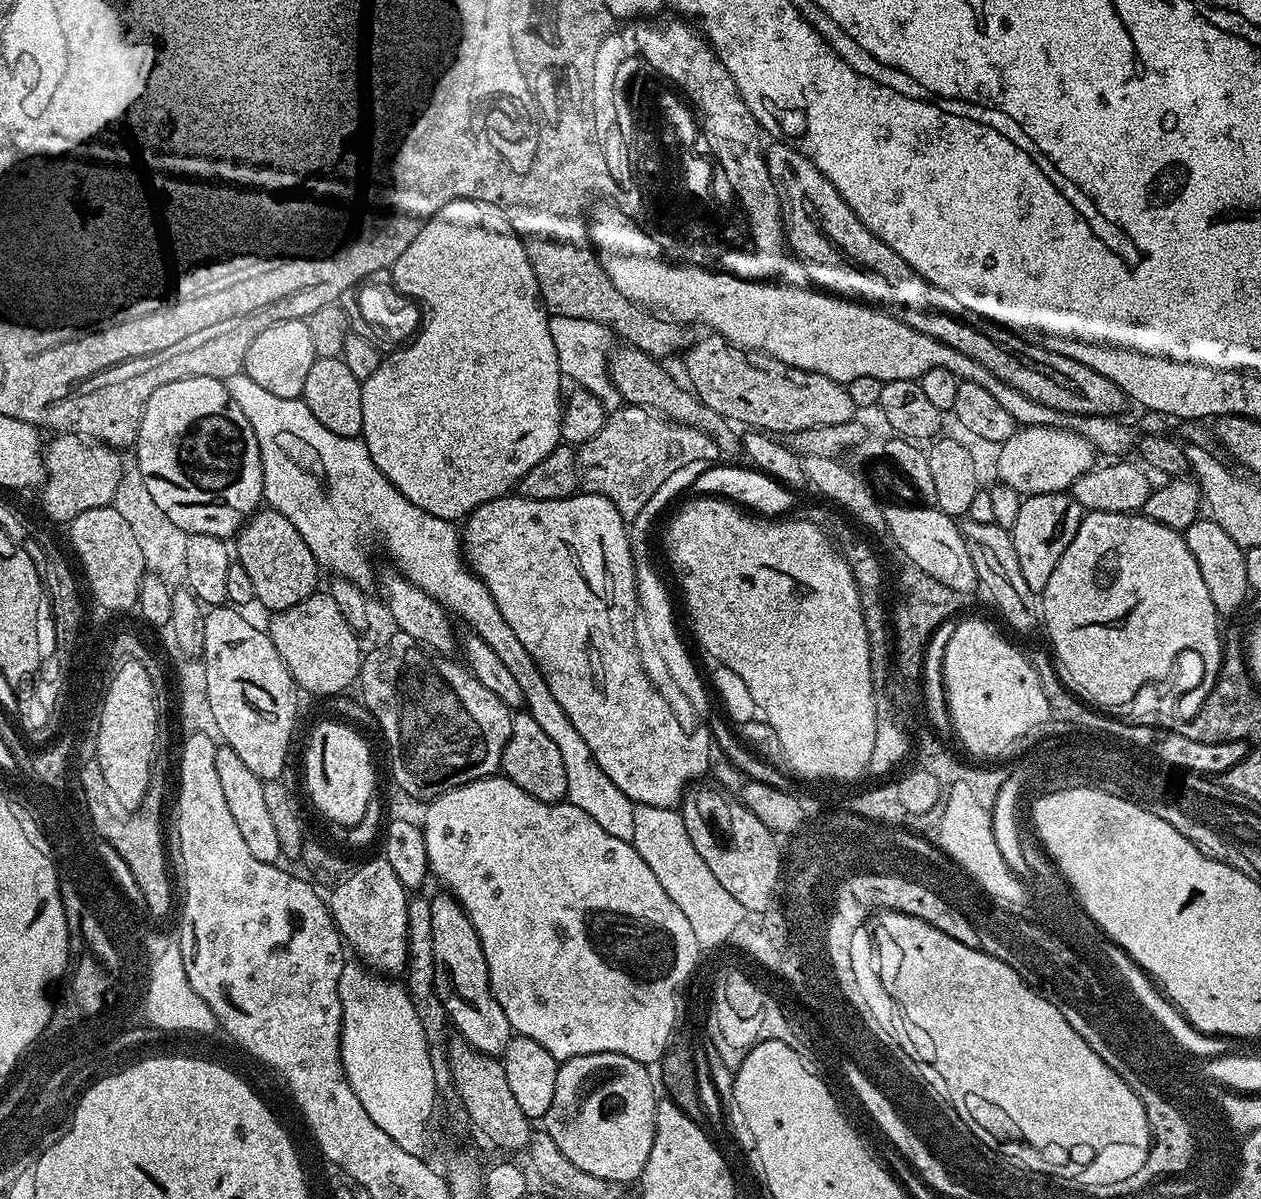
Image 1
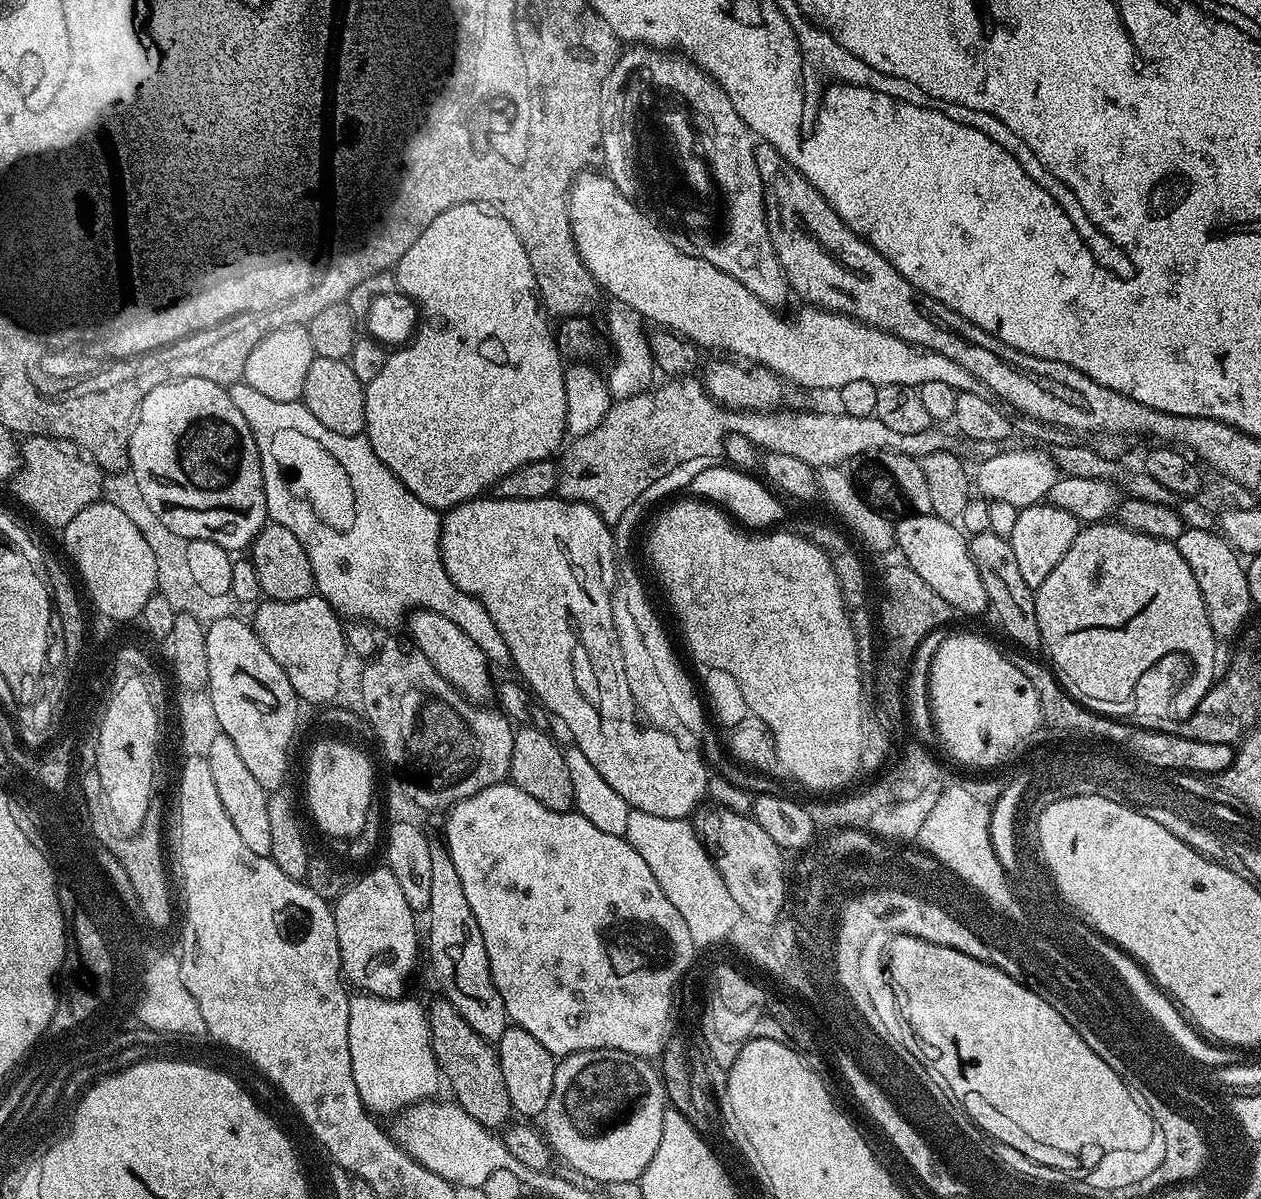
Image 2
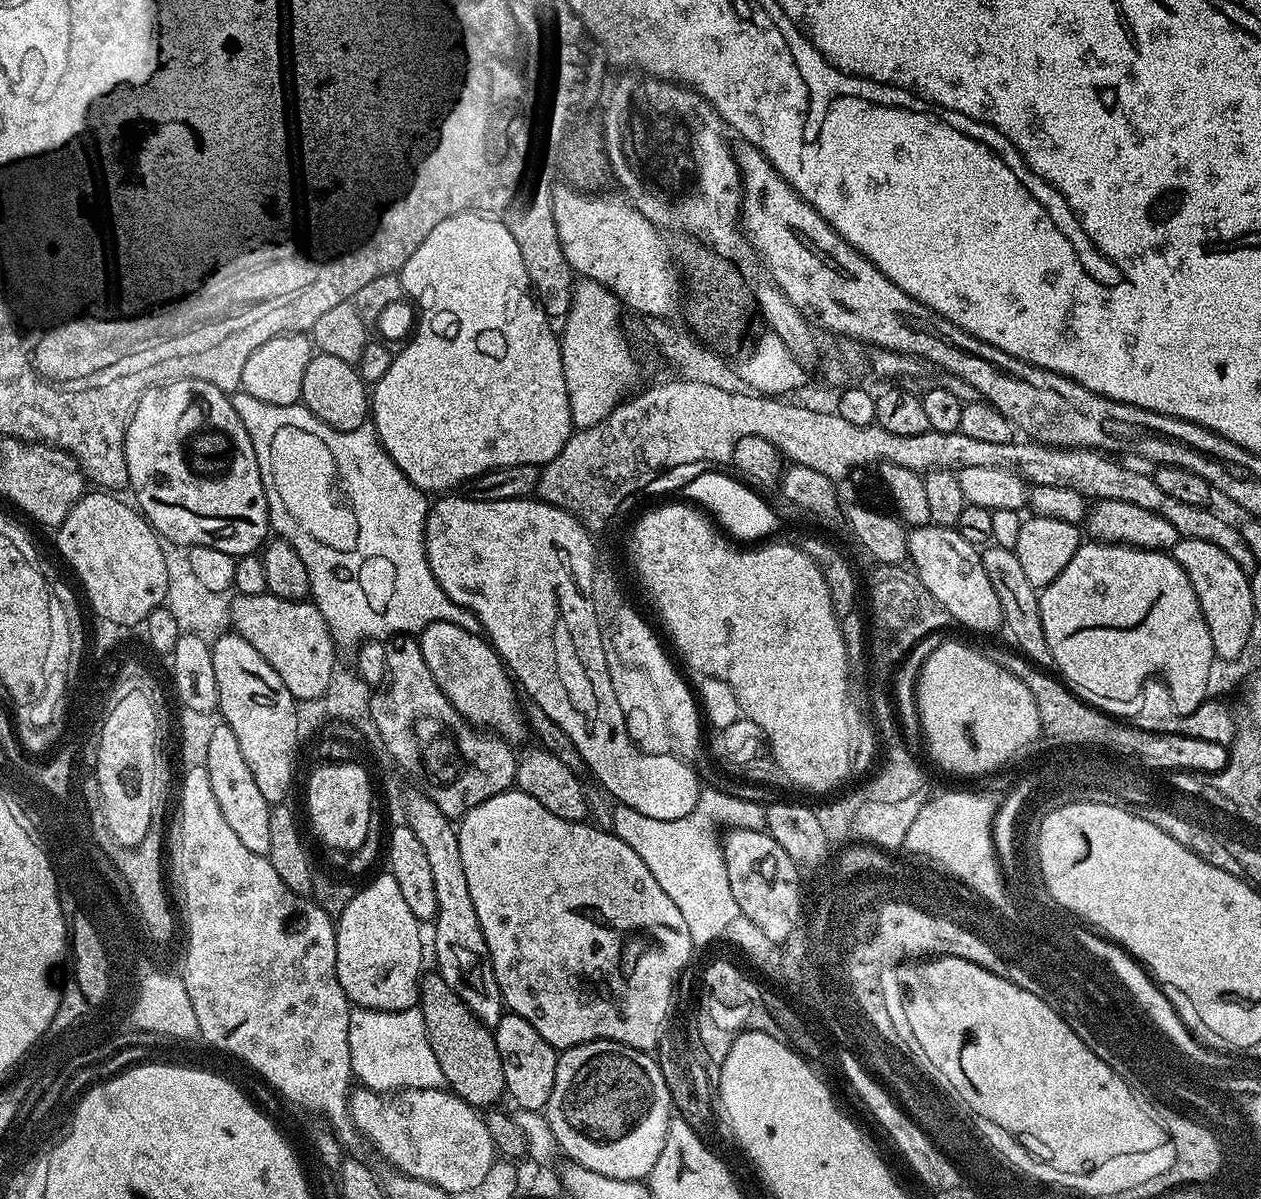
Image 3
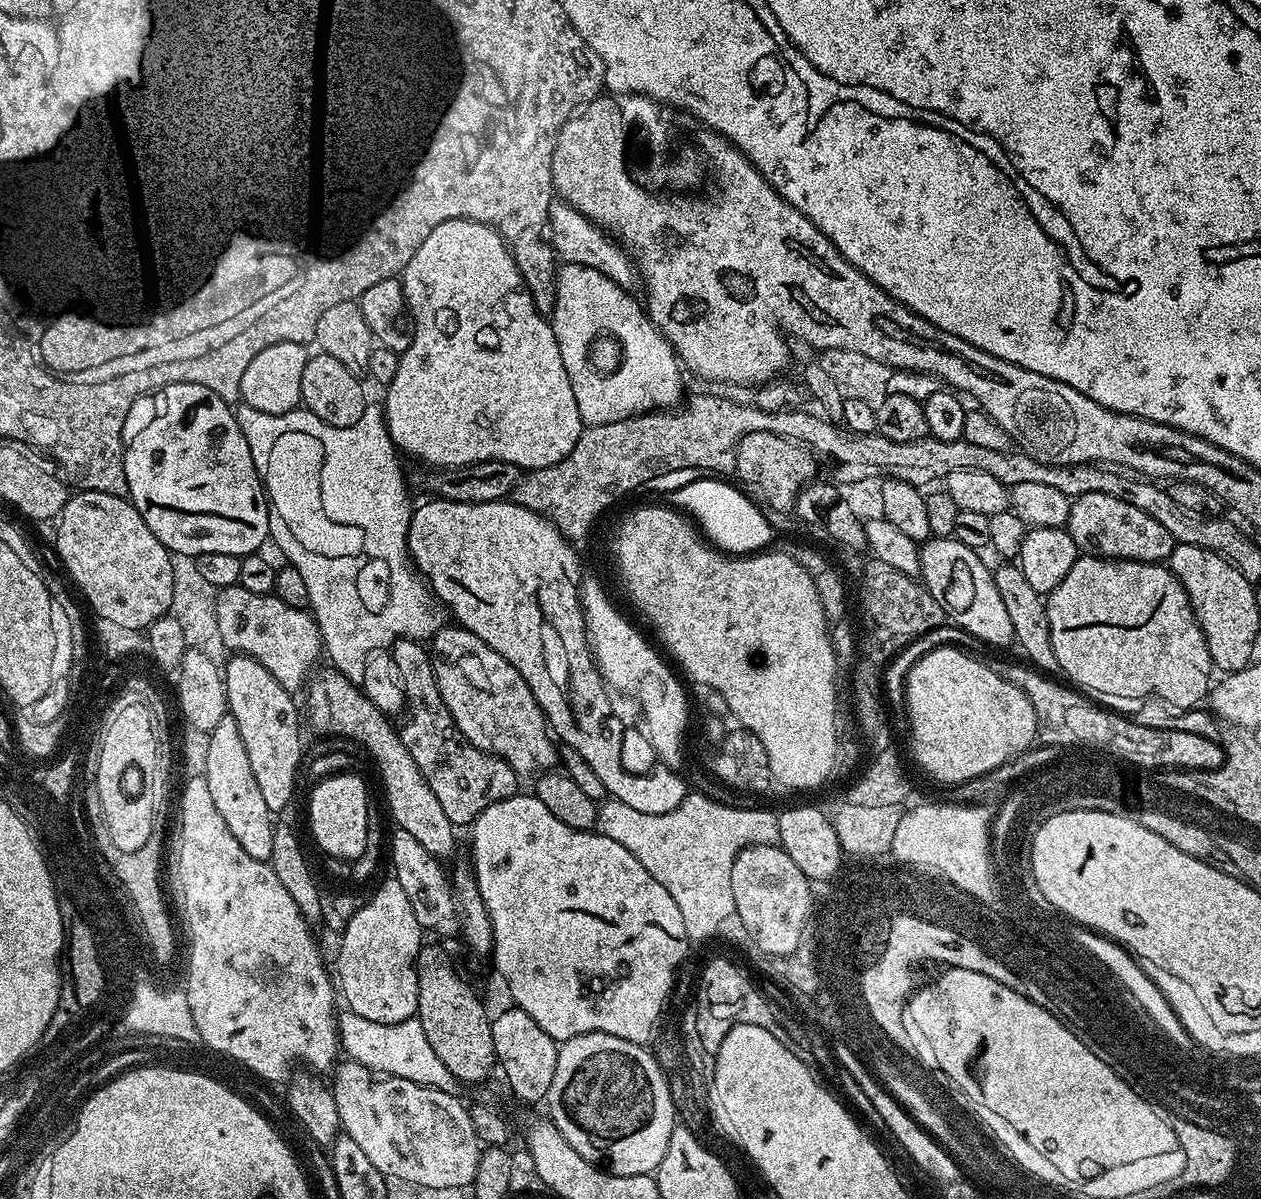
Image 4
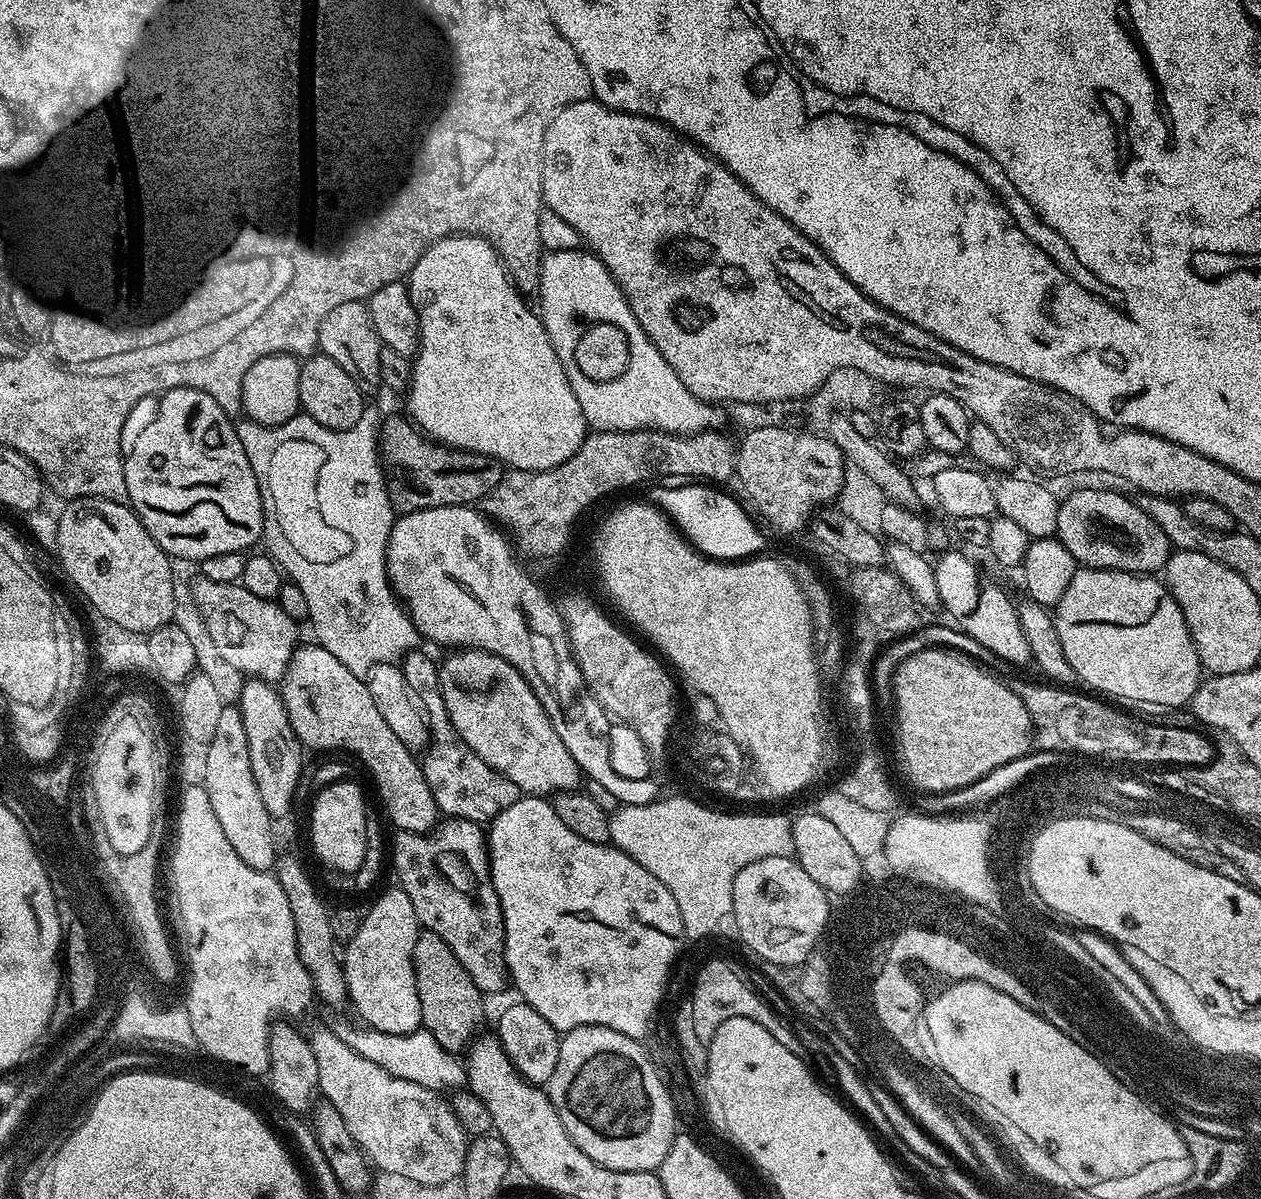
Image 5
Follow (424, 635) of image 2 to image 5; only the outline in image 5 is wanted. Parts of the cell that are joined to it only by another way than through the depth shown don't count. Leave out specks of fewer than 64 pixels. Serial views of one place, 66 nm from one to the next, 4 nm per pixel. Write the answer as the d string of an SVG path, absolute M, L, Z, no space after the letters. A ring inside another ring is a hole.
M481 648L452 650L447 655L438 664L438 683L446 714L462 742L466 742L466 746L470 746L470 750L474 750L474 754L486 762L486 766L510 778L521 793L548 798L558 792L579 789L582 784L580 767L574 762L570 750L566 750L562 738L558 738L558 730L554 730L550 718L544 713L542 702L538 702L534 690L517 668L510 666L510 662L506 662L502 656L483 652Z

